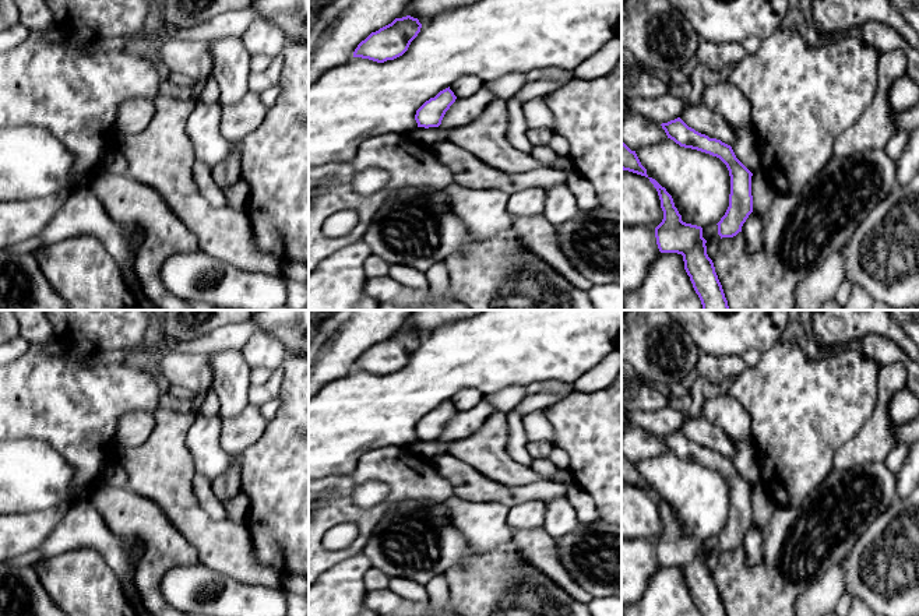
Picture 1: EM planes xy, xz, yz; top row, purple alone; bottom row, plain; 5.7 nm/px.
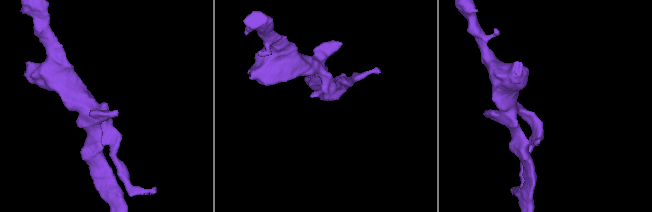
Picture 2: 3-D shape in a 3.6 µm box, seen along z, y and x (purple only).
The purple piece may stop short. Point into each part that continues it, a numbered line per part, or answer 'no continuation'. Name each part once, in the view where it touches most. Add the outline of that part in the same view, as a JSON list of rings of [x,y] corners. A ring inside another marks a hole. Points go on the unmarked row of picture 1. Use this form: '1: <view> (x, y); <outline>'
no continuation

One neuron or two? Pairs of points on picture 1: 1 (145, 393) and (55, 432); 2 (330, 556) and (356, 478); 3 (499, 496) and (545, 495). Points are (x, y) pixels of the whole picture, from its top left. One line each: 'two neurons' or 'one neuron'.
1: one neuron
2: one neuron
3: one neuron

